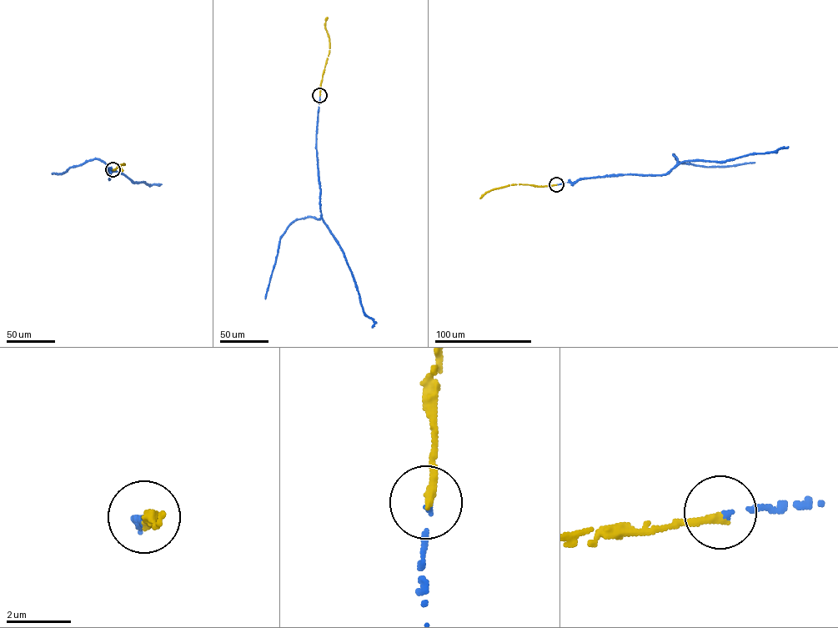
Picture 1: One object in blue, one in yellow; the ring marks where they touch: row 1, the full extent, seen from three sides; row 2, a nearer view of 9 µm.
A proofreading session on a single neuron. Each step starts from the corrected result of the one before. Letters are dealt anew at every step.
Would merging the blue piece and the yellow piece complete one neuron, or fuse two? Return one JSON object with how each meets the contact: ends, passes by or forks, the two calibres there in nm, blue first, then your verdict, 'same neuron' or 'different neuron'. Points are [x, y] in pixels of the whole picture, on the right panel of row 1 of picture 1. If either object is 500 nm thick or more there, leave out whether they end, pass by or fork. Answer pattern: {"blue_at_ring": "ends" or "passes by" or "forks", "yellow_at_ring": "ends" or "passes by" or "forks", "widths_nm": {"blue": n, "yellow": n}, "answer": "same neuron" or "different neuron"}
{"blue_at_ring": "ends", "yellow_at_ring": "ends", "widths_nm": {"blue": 130, "yellow": 240}, "answer": "same neuron"}

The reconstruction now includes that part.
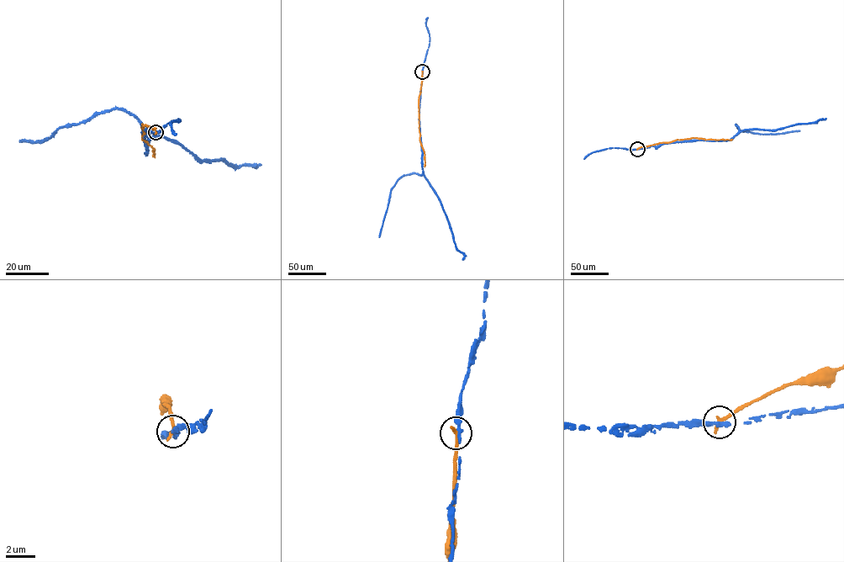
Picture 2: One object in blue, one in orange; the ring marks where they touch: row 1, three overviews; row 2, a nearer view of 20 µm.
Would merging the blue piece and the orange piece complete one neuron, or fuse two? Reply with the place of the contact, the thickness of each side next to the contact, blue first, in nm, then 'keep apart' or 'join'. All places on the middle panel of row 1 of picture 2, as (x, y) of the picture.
(422, 71) | 320/320 nm | keep apart

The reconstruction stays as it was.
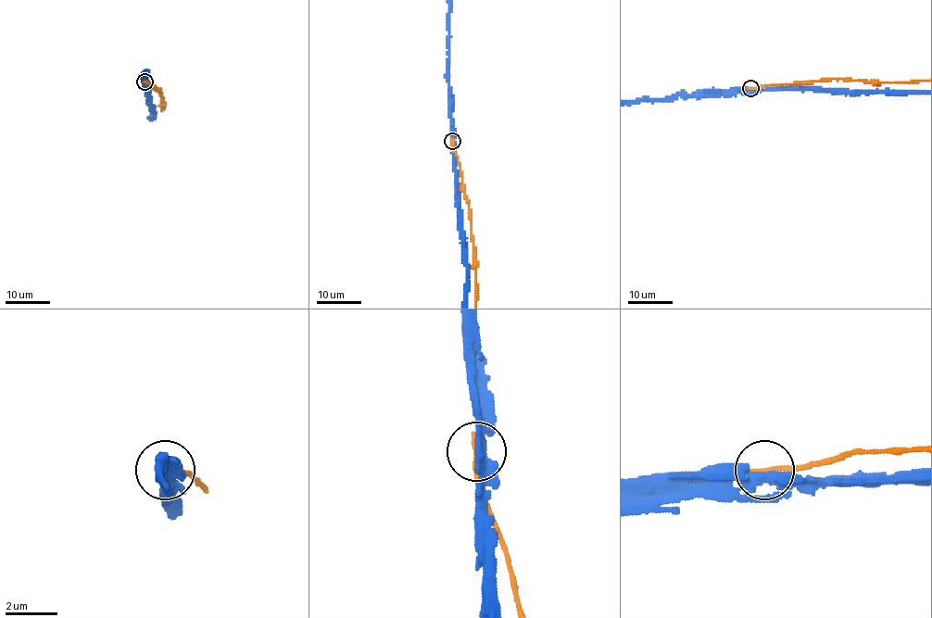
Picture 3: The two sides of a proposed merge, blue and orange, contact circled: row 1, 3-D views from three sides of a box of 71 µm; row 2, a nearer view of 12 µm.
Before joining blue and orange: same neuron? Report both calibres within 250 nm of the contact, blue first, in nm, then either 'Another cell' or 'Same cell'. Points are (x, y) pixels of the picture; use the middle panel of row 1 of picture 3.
Thickness 440 nm (blue) against 200 nm. Another cell

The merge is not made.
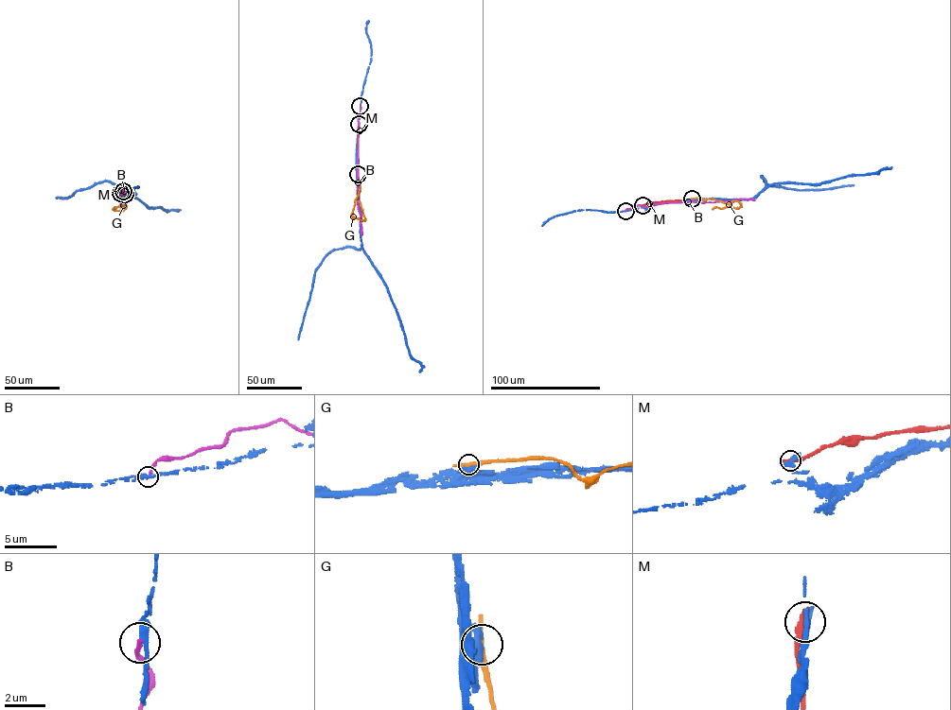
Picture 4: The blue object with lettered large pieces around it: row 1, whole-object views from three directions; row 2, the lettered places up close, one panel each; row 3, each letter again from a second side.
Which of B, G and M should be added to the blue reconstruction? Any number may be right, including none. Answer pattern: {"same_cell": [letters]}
{"same_cell": []}

